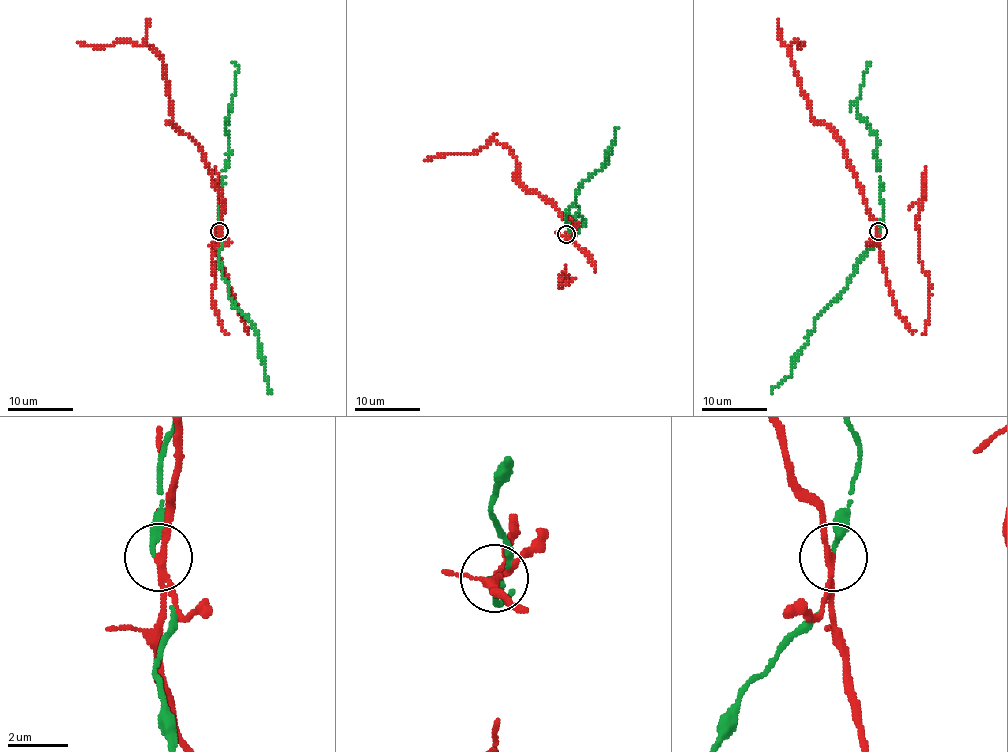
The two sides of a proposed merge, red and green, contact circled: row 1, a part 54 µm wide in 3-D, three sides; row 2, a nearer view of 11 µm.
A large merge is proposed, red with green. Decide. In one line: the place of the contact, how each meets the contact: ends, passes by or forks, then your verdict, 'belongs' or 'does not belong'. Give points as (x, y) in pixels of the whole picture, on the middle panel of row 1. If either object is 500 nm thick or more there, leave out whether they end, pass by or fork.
place (566, 234); red passes by; green ends; does not belong

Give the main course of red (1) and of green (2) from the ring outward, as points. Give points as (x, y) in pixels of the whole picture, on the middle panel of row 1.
1: (566, 235), (568, 220), (524, 186), (515, 158), (507, 148), (489, 141), (473, 153), (438, 154), (424, 161)
2: (565, 235), (570, 230), (566, 215), (574, 204), (574, 192), (606, 163), (617, 127)

